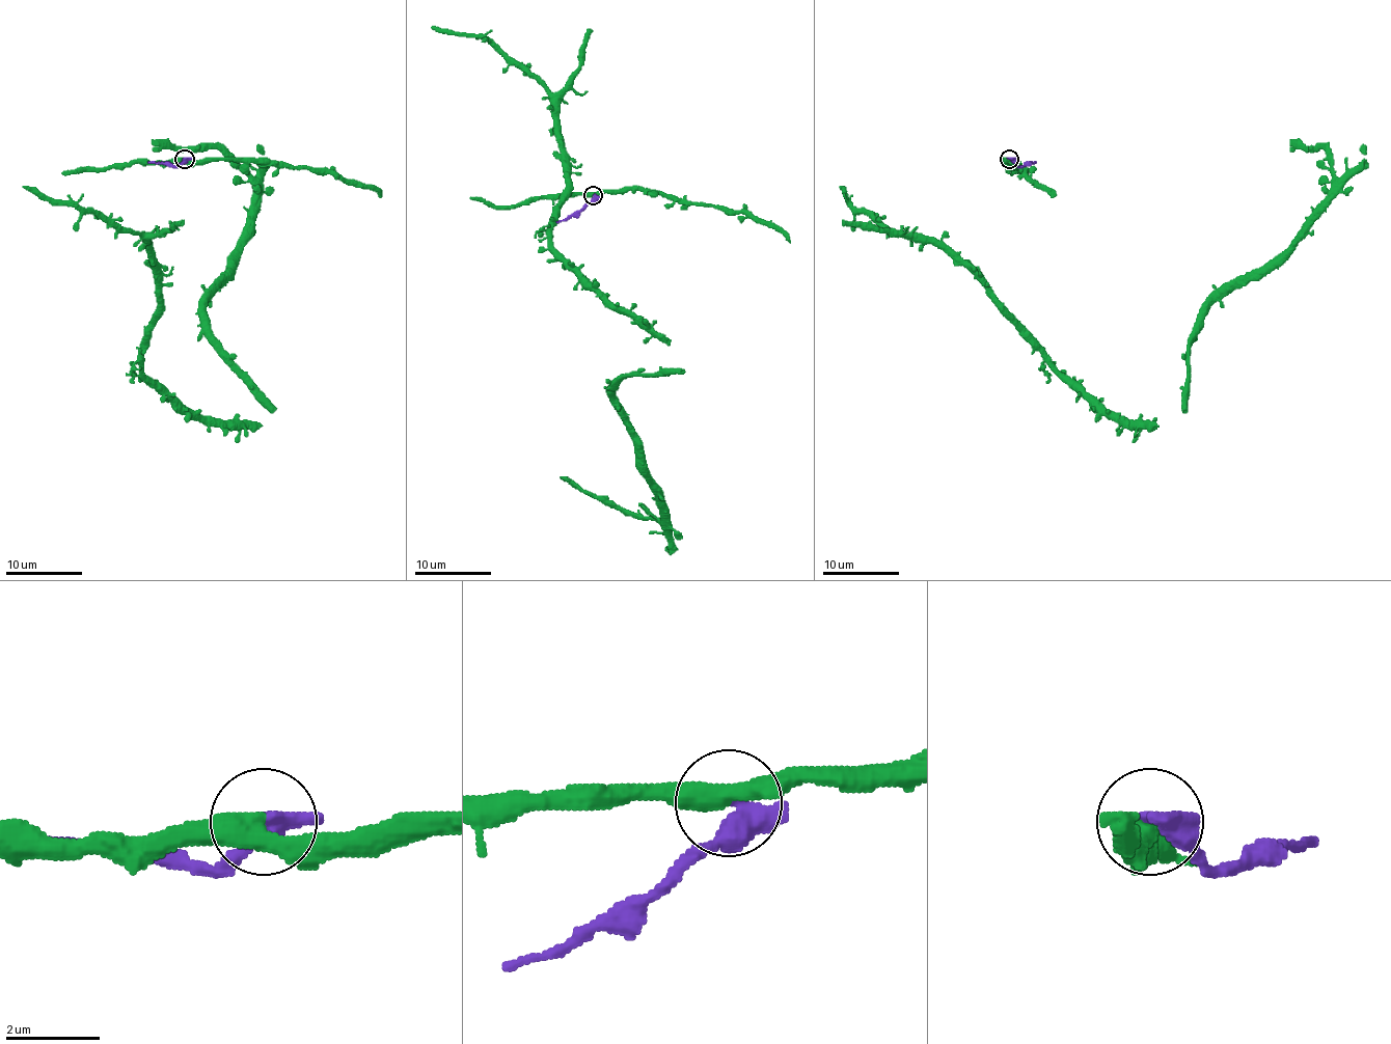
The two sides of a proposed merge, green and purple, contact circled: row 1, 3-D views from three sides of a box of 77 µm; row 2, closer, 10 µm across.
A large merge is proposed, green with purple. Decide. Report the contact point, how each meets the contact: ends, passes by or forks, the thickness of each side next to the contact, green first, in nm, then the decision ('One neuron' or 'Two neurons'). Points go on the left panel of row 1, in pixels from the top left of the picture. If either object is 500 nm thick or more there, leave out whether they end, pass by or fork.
Place: (184, 159). At the ring green passes by. At the ring purple ends. Thickness 440 nm (green) against 480 nm. Two neurons

